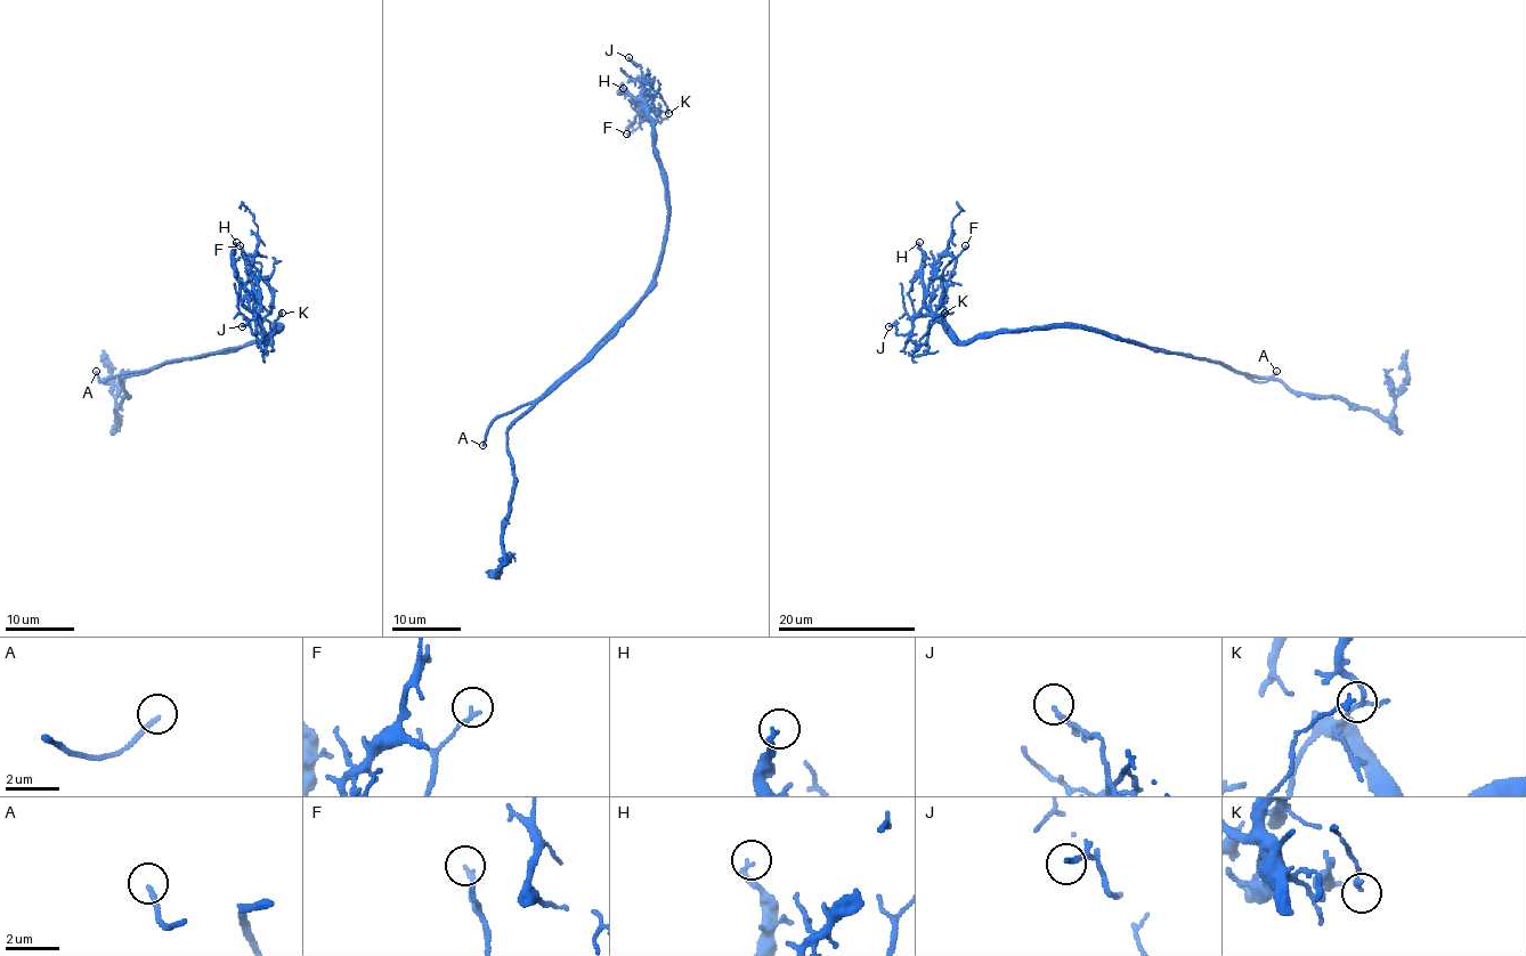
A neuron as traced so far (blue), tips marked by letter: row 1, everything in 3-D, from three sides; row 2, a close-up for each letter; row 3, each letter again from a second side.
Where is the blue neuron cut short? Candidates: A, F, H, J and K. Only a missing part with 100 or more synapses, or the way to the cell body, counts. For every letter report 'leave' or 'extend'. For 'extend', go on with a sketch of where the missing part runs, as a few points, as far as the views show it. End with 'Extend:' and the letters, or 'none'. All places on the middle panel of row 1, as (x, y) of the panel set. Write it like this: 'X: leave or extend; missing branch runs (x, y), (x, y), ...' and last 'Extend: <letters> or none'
A: extend
F: leave
H: leave
J: leave
K: leave
Extend: A

